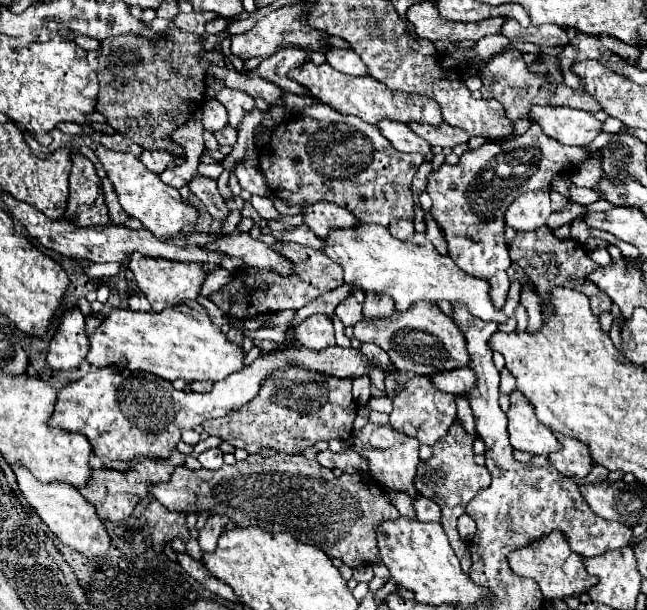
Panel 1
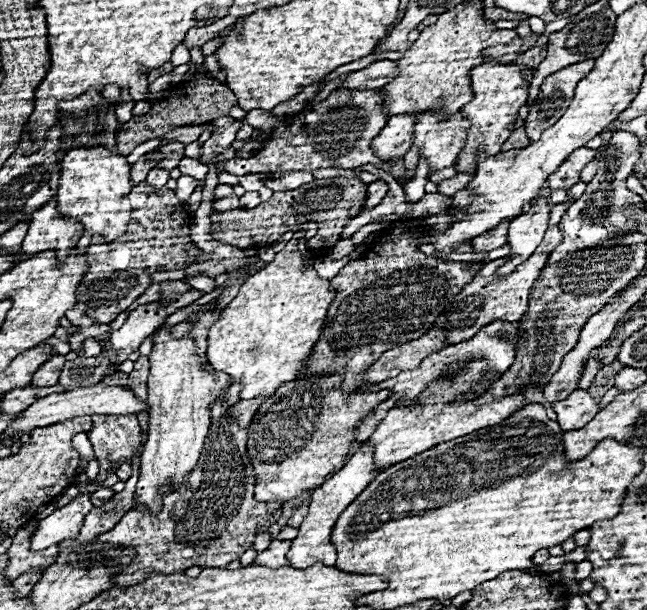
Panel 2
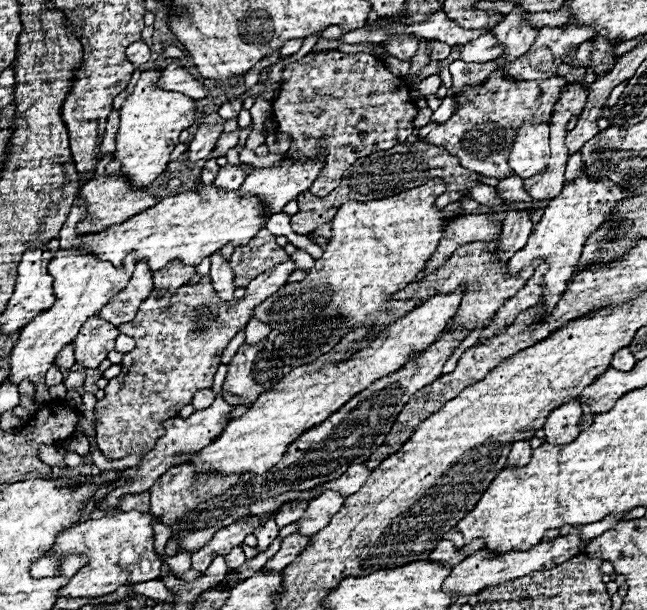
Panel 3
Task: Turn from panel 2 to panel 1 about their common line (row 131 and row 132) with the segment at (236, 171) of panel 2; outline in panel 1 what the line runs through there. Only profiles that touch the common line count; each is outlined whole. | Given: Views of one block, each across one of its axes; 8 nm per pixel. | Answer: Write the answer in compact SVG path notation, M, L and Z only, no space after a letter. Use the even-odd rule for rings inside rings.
M326 104L308 106L308 108L304 108L304 112L302 112L296 120L292 120L292 122L288 122L288 124L282 122L282 124L272 132L272 142L270 142L270 146L266 144L266 146L262 146L262 150L260 150L260 170L262 170L262 174L266 176L268 188L272 190L272 194L274 194L276 198L280 198L282 202L286 202L288 206L308 206L308 204L322 202L322 200L324 200L324 202L332 202L332 204L336 204L336 206L342 206L342 208L350 210L350 212L352 212L360 222L364 222L364 224L380 224L380 226L386 226L386 228L390 230L390 234L396 236L396 238L400 238L400 240L408 240L408 238L414 236L414 198L412 198L410 186L412 186L412 178L414 178L414 174L418 172L418 168L420 168L422 162L424 162L424 156L422 156L422 154L400 154L398 150L394 150L394 146L392 146L390 142L386 142L386 138L382 136L382 132L380 132L378 126L370 126L370 124L362 122L362 120L356 118L356 116L344 116L344 114L336 112L332 106L326 106Z

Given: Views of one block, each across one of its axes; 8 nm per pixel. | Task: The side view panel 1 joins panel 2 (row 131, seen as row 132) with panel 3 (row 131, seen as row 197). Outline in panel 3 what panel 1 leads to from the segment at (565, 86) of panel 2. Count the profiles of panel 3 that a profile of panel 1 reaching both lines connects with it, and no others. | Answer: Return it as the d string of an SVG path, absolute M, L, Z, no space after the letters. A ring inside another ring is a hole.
M502 70L490 74L488 82L478 88L464 88L456 94L456 110L448 118L448 122L434 128L424 140L434 146L446 148L452 156L460 160L464 168L478 172L488 178L510 178L514 176L512 168L508 166L508 154L518 134L518 128L524 122L550 122L554 104L558 102L566 80L560 76L552 76L548 80L536 82L516 82L504 78ZM490 124L490 126L486 126ZM500 124L500 126L492 126ZM502 134L502 140L500 140ZM446 144L460 144L460 146L446 146Z

